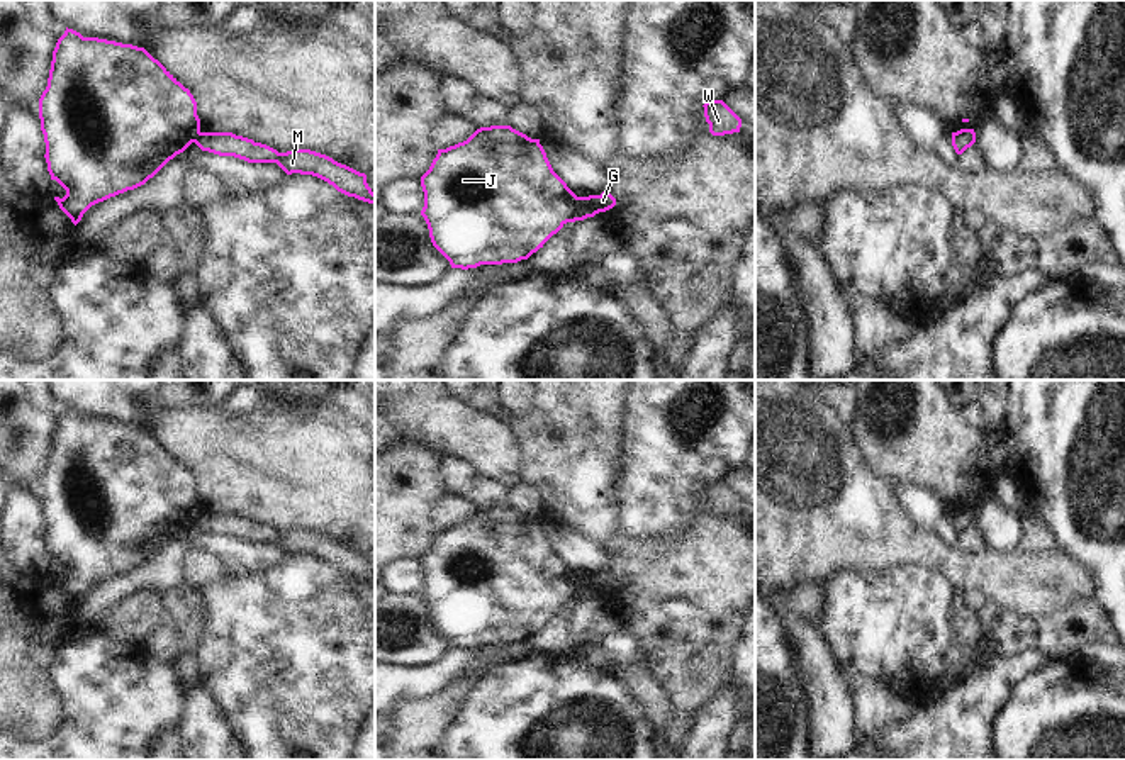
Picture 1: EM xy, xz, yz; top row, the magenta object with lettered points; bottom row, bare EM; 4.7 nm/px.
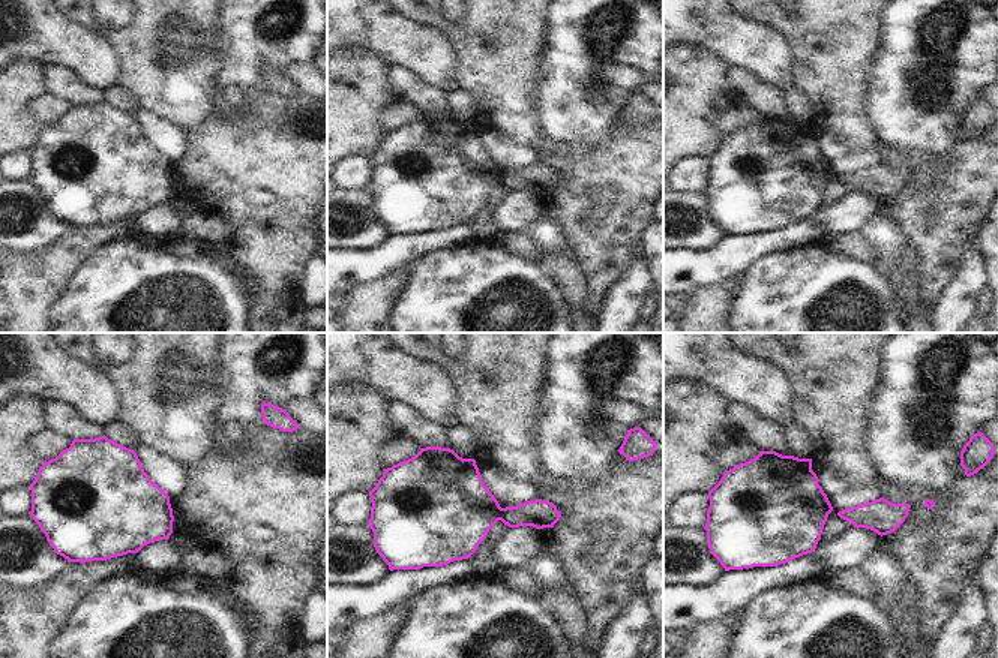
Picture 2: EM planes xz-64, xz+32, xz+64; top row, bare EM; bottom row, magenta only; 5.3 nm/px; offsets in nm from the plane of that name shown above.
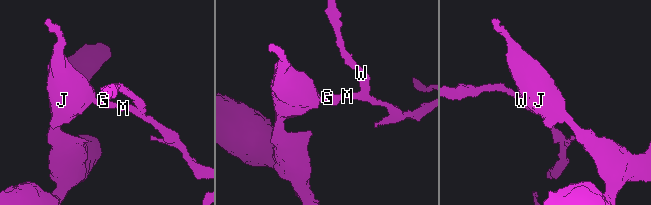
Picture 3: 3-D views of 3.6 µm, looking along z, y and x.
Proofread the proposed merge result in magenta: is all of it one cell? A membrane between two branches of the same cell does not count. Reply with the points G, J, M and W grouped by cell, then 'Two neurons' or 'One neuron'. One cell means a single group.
Groups: G M W / J. Two neurons

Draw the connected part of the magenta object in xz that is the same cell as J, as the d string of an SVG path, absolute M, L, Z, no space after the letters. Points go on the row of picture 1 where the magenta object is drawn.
M511 126L477 129L467 141L438 149L421 176L424 217L433 246L451 268L477 268L528 260L567 222L575 222L579 197L553 171L540 139Z

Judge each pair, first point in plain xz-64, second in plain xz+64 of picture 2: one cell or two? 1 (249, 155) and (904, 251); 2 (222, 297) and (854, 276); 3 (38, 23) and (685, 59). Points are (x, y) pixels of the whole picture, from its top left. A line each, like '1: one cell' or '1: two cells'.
1: two cells
2: one cell
3: two cells

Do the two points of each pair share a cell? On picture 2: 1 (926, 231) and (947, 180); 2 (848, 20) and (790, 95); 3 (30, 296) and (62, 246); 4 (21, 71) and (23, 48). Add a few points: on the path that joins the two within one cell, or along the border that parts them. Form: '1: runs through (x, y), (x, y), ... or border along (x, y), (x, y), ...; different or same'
1: runs through (938, 219), (938, 215), (947, 206), (947, 192); same
2: border along (794, 86), (805, 95), (812, 119); different
3: runs through (35, 284), (59, 258); same
4: border along (15, 59), (32, 59), (42, 66); different

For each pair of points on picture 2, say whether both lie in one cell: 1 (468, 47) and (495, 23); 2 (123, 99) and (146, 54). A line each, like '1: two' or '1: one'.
1: one
2: two

